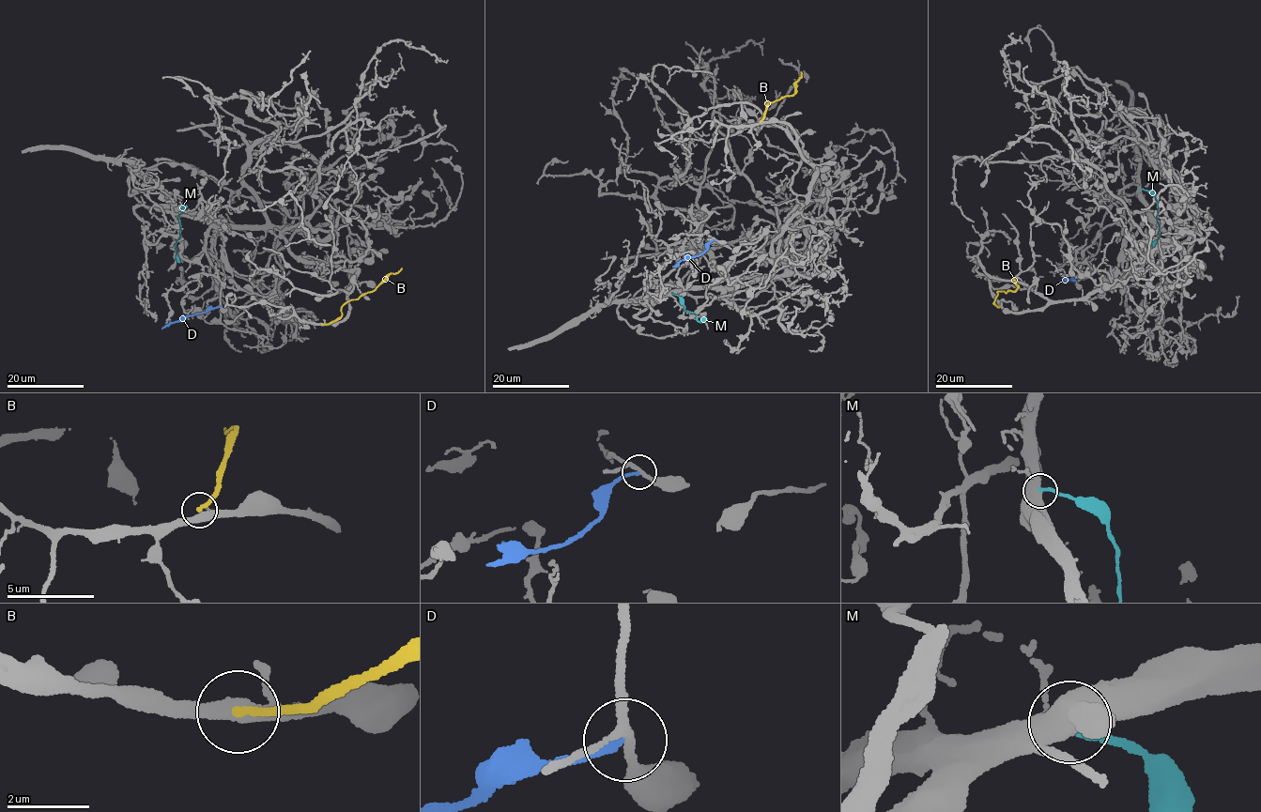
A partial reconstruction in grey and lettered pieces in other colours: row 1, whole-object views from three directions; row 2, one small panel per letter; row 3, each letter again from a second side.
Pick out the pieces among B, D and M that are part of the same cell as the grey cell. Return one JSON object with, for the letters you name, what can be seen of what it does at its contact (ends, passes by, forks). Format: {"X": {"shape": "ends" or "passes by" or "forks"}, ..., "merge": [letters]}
{"merge": []}

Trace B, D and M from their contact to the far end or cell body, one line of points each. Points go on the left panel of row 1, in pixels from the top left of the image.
B: (322, 324), (340, 316), (341, 309), (348, 300), (373, 292), (388, 275), (401, 268)
D: (221, 306), (182, 317), (162, 329)
M: (180, 207), (185, 206), (178, 216), (180, 236), (175, 246), (179, 262)

